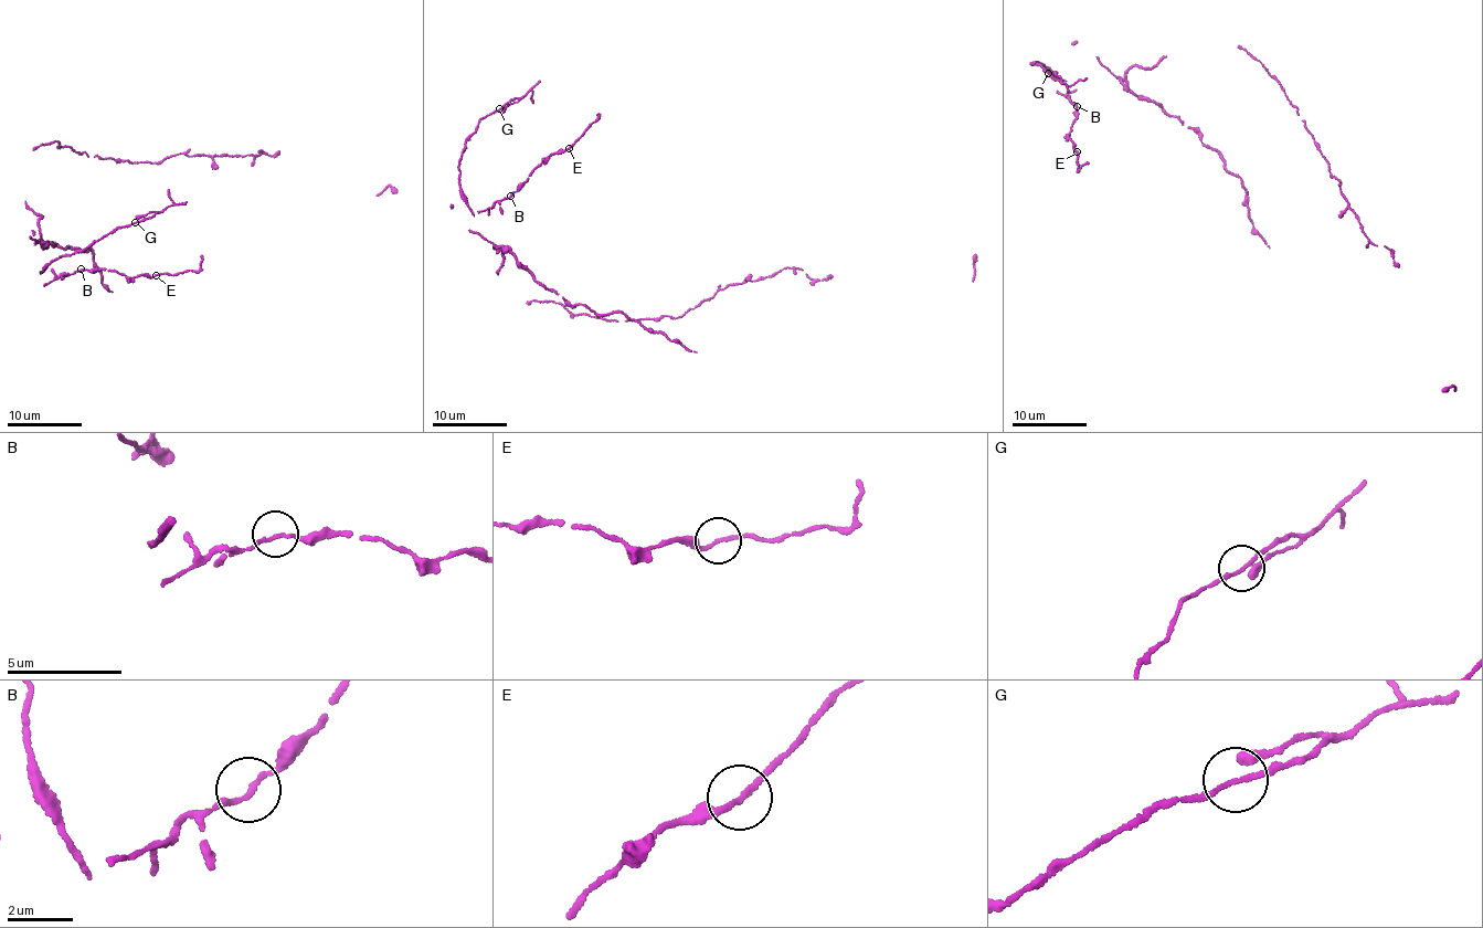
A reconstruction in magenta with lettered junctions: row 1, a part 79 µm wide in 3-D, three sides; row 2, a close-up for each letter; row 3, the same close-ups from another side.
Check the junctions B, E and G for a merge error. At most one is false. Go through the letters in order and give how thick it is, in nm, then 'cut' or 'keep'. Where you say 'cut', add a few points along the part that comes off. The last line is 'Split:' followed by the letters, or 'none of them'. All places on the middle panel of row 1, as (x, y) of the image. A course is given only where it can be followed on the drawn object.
B: calibre 160 nm; keep
E: calibre 160 nm; keep
G: calibre 140 nm; keep
Split: none of them

